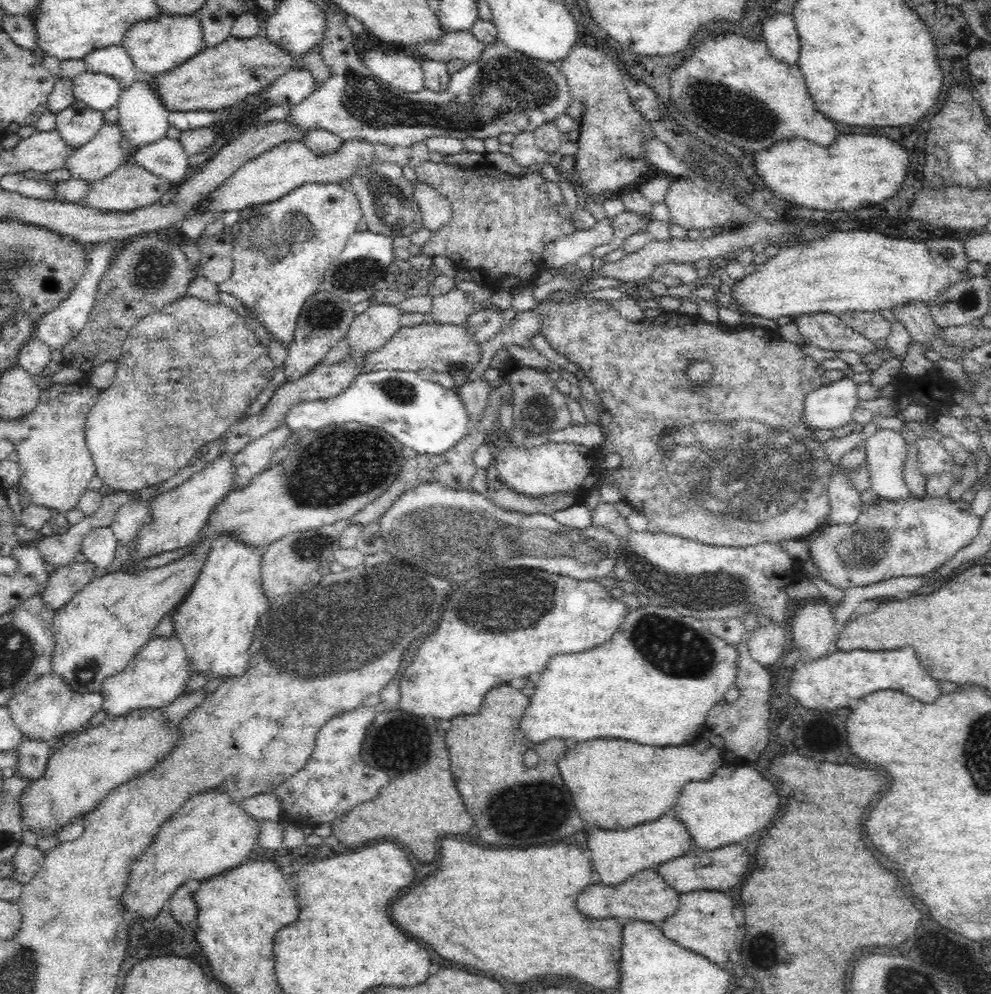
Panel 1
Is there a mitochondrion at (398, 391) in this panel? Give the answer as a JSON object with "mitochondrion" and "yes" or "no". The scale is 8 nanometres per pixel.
{"mitochondrion":"yes"}

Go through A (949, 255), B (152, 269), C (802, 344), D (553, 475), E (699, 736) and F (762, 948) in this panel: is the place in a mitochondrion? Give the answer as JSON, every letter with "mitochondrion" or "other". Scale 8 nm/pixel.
{"A":"mitochondrion","B":"mitochondrion","C":"other","D":"other","E":"other","F":"mitochondrion"}

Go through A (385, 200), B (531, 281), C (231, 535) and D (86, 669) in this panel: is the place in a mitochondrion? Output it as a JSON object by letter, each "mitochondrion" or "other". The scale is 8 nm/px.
{"A":"mitochondrion","B":"other","C":"other","D":"mitochondrion"}

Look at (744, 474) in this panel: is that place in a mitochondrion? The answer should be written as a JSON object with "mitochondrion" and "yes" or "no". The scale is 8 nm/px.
{"mitochondrion":"yes"}

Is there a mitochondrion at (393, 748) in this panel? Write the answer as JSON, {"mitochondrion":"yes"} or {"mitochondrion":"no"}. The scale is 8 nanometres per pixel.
{"mitochondrion":"yes"}

